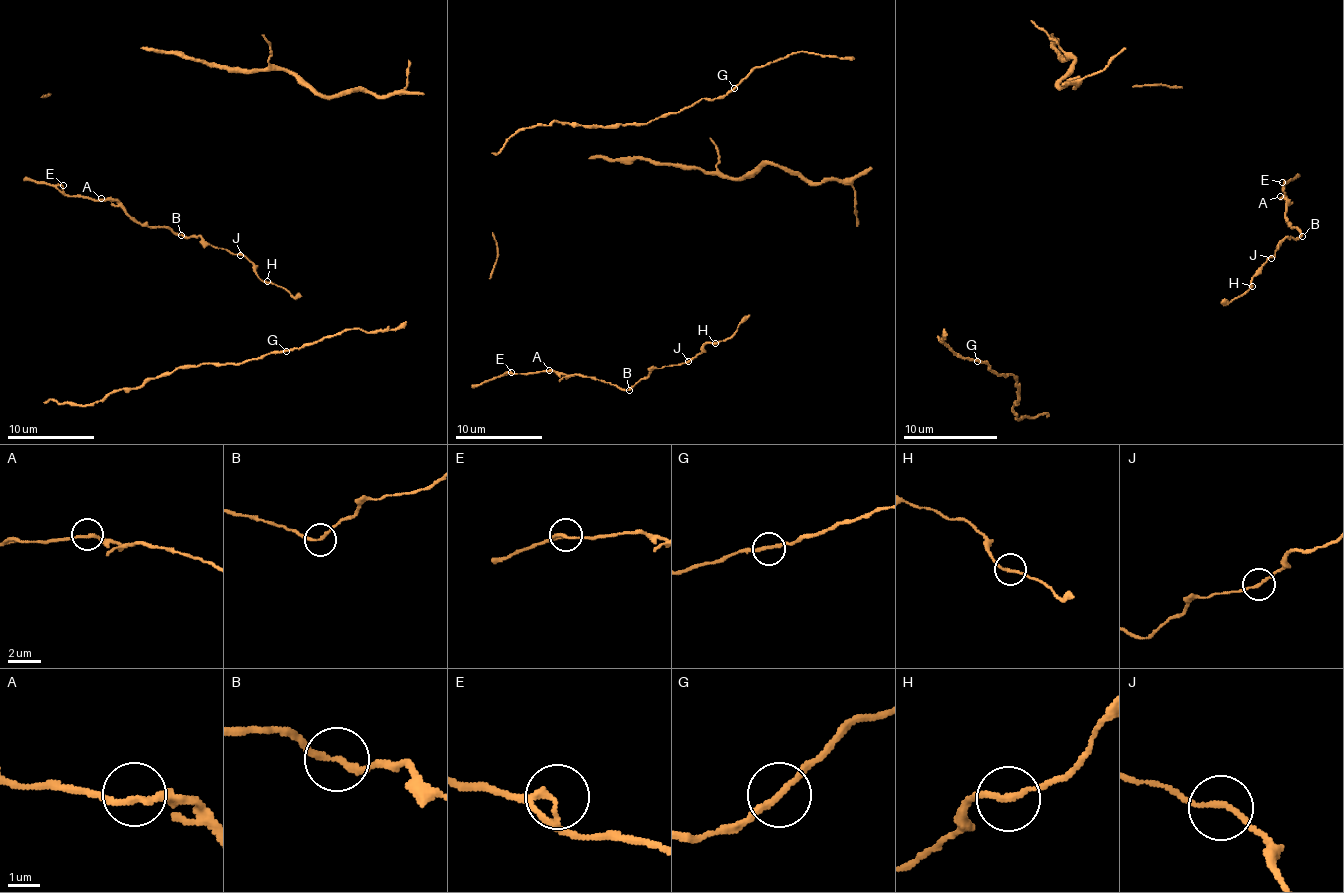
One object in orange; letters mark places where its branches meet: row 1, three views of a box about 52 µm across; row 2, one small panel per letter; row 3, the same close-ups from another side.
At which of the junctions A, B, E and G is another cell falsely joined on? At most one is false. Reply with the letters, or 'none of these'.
none of these

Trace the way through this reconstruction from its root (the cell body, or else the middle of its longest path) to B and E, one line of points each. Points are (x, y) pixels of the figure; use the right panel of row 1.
B: (1282, 199), (1287, 225), (1297, 227), (1301, 236)
E: (1282, 199), (1282, 182)

